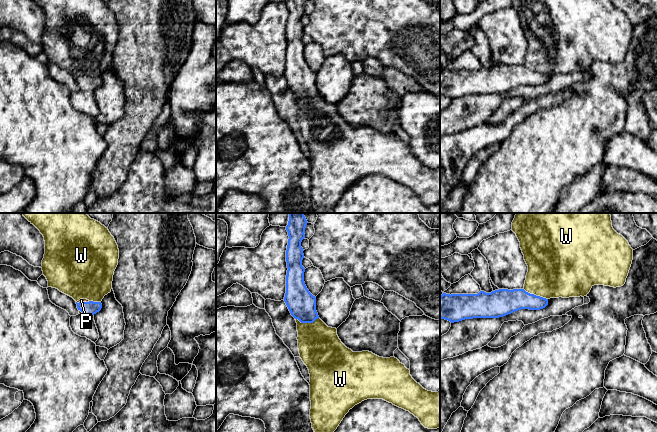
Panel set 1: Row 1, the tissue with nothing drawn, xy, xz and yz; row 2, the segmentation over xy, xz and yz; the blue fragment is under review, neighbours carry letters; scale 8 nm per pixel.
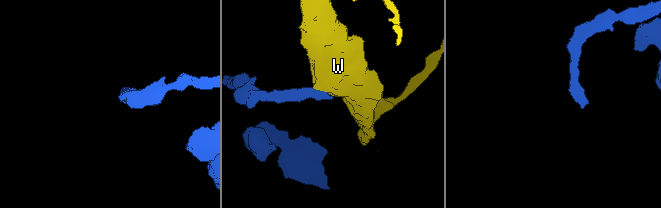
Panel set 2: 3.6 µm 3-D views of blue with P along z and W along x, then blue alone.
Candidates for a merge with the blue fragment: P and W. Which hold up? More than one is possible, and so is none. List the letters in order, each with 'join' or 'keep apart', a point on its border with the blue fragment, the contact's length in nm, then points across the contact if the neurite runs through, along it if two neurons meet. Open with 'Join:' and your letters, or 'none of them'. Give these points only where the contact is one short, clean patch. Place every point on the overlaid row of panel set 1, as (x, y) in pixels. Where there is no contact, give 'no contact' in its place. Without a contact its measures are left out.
Join: P
P: join; meets blue in xy at (82, 302); contact 110 nm long
W: keep apart; meets blue in yz at (535, 295); contact 220 nm long

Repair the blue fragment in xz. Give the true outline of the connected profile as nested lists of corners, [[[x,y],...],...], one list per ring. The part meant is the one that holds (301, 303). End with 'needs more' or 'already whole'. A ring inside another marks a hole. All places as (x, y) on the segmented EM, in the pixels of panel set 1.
[[[289,213],[289,221],[286,226],[288,232],[288,245],[286,250],[286,262],[287,262],[287,275],[286,275],[286,293],[284,301],[291,313],[291,315],[298,319],[301,323],[313,323],[319,318],[316,311],[316,297],[313,296],[307,289],[304,282],[305,268],[302,266],[302,260],[304,258],[303,248],[301,242],[305,238],[305,228],[307,220],[304,213]]]; already whole

